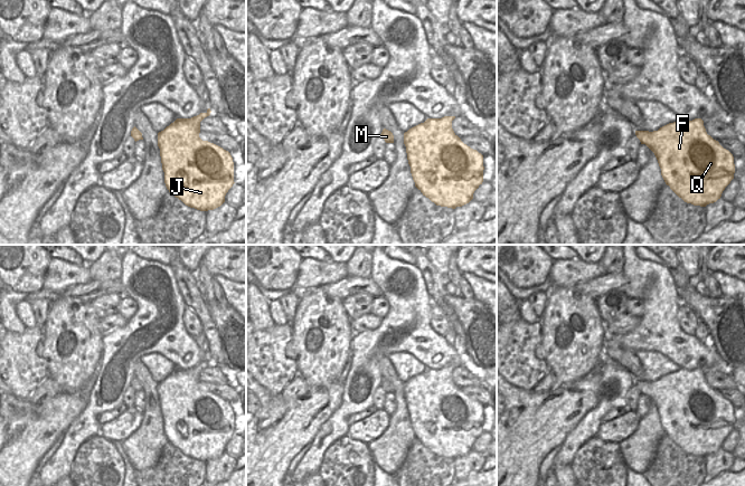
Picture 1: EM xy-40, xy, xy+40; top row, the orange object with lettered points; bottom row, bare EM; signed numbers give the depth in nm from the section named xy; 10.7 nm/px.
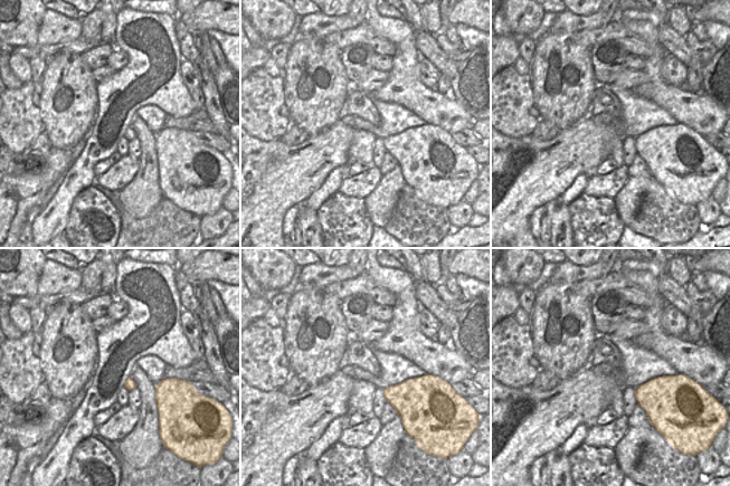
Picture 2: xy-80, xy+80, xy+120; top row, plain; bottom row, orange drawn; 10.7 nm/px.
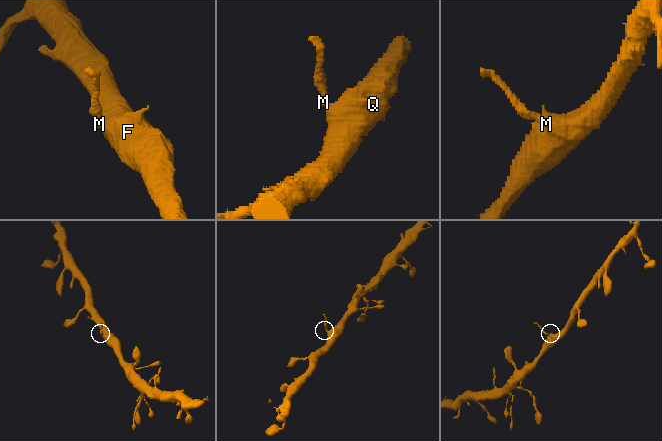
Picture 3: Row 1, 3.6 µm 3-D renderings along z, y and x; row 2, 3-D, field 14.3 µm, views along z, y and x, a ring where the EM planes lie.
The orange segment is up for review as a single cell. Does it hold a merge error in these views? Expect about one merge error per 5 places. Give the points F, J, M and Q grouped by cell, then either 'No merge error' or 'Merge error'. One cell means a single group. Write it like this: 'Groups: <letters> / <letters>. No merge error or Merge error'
Groups: F J M Q. No merge error

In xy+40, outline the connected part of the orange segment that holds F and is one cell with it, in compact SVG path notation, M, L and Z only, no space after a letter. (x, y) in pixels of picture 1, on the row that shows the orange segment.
M680 118L658 131L635 131L635 135L654 153L666 184L687 203L706 207L716 202L734 179L733 154L707 134L701 118Z

